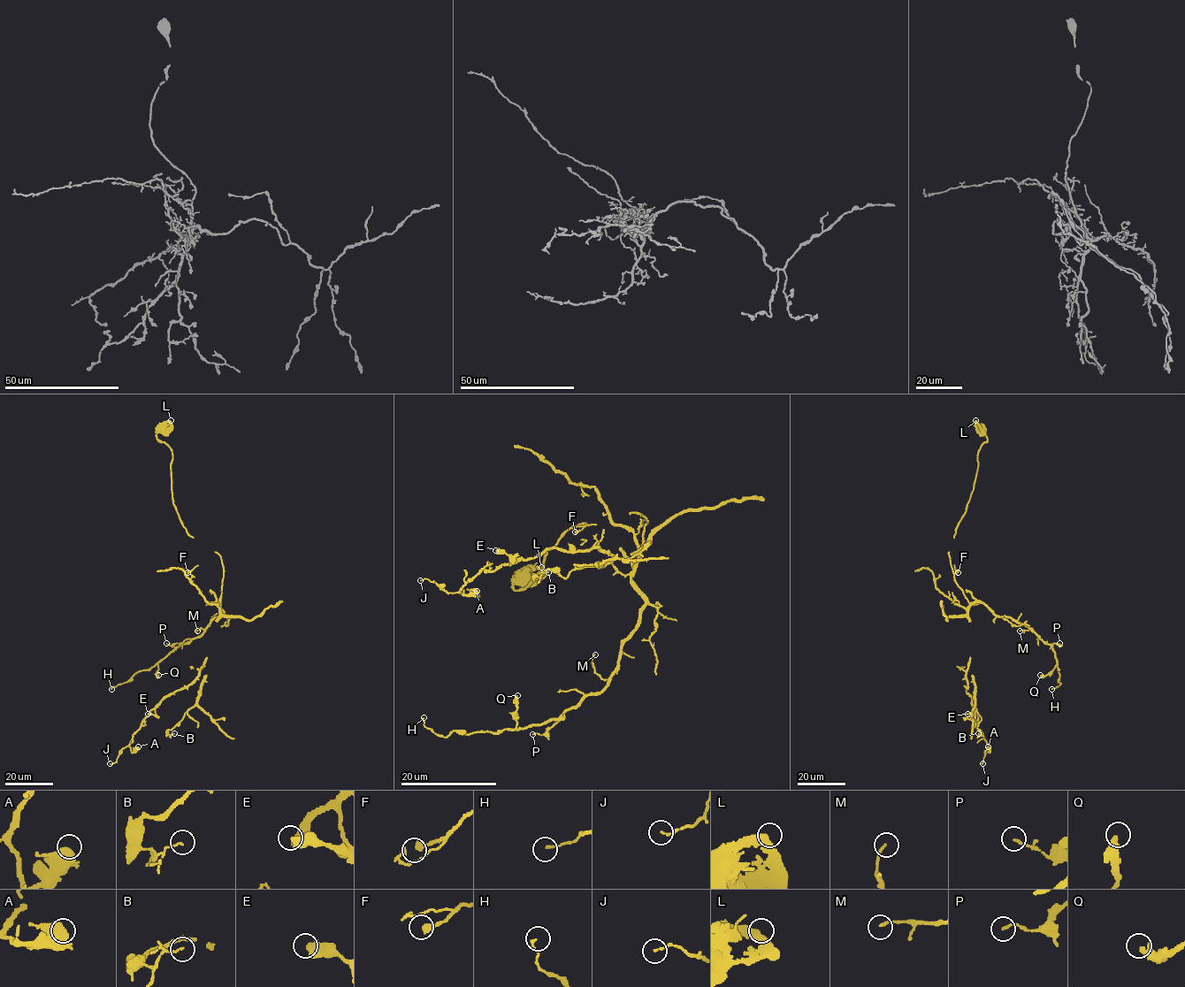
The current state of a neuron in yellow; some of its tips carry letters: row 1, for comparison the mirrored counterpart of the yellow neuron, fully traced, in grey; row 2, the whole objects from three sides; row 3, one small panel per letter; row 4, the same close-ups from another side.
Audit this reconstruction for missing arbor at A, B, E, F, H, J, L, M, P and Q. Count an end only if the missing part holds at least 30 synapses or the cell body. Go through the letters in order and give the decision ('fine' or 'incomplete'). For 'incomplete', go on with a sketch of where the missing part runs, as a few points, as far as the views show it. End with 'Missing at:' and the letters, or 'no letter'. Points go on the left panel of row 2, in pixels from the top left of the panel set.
A: fine
B: fine
E: fine
F: fine
H: fine
J: fine
L: fine
M: fine
P: fine
Q: fine
Missing at: no letter

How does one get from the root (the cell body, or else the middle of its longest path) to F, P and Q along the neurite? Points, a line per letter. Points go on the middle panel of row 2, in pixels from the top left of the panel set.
F: (523, 577), (516, 590), (571, 528), (646, 519), (641, 554), (580, 485), (575, 531)
P: (523, 577), (516, 590), (571, 528), (646, 519), (630, 577), (645, 605), (619, 669), (532, 734)
Q: (523, 577), (516, 590), (571, 528), (646, 519), (630, 577), (645, 605), (610, 682), (518, 728), (517, 695)

